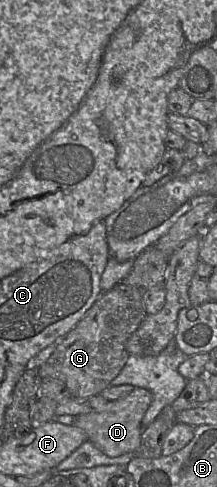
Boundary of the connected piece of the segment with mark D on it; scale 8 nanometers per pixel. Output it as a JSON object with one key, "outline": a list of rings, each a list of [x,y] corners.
{"outline":[[[134,388],[126,396],[109,401],[104,411],[75,416],[73,424],[84,430],[87,440],[91,441],[96,448],[109,457],[136,454],[143,431],[142,418],[151,402],[152,394],[150,391],[144,388]]]}

